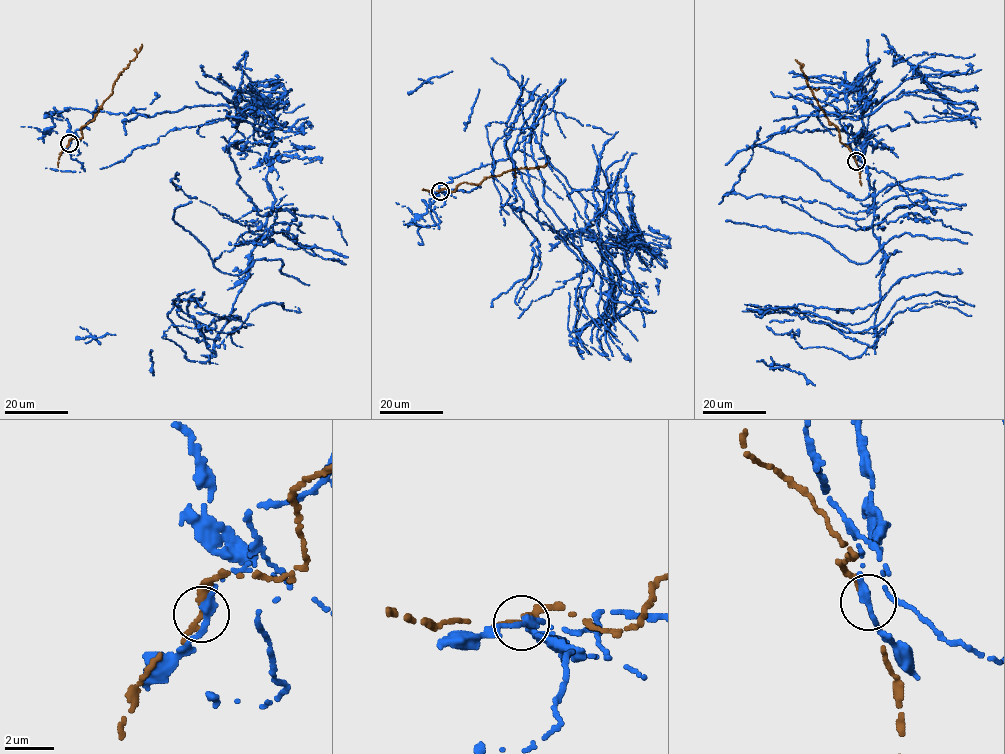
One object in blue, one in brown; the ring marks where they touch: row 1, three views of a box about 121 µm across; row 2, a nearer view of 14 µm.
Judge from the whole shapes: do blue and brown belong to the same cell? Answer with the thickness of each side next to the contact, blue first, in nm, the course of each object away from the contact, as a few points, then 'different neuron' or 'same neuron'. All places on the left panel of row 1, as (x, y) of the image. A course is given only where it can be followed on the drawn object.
480/190 nm | blue via (69, 143), (68, 107), (255, 105), (274, 121), (267, 235), (219, 339), (195, 321), (229, 333), (295, 306) | brown via (69, 143), (73, 138), (82, 137), (82, 126), (95, 118), (112, 92), (115, 81), (136, 57), (142, 44) | different neuron

